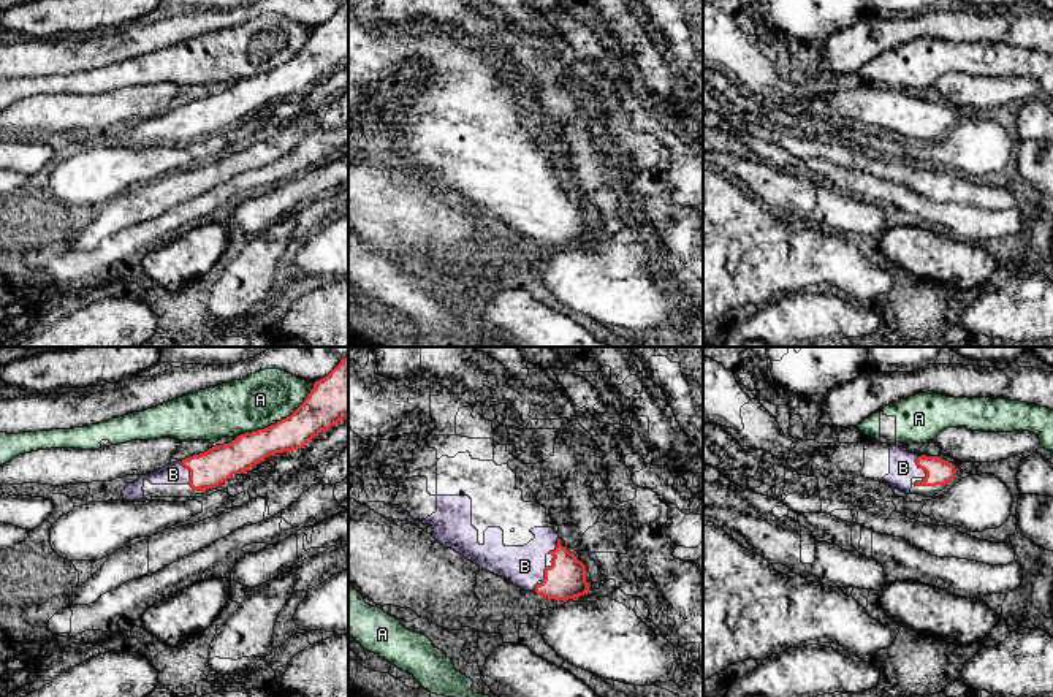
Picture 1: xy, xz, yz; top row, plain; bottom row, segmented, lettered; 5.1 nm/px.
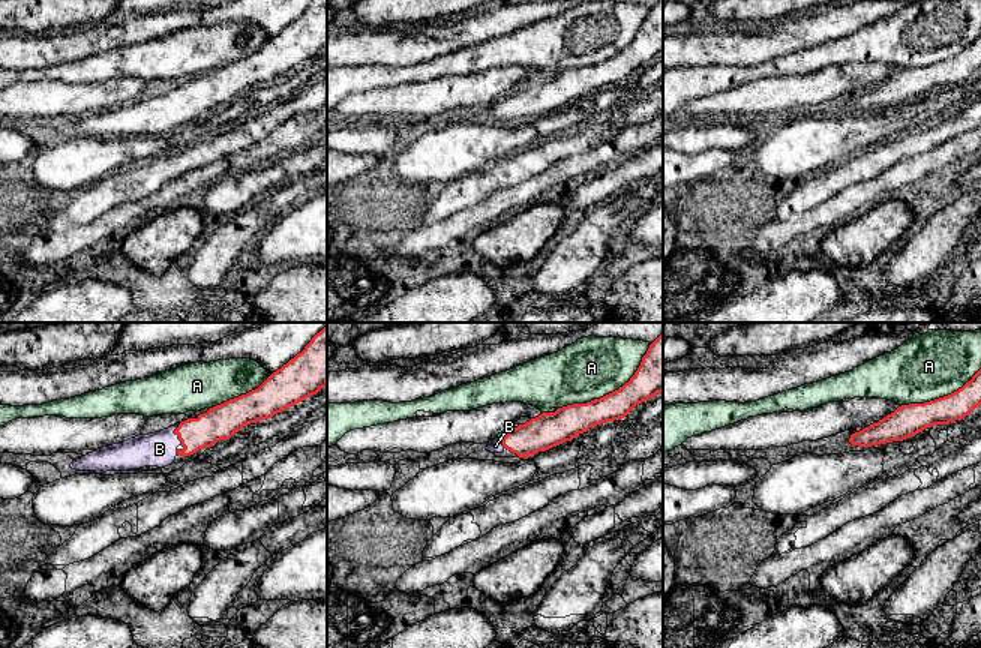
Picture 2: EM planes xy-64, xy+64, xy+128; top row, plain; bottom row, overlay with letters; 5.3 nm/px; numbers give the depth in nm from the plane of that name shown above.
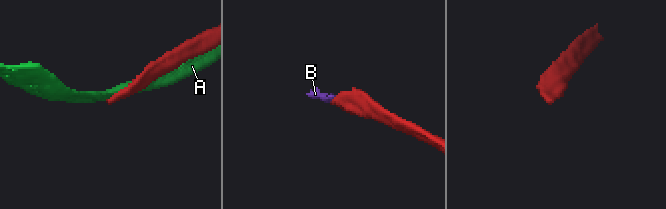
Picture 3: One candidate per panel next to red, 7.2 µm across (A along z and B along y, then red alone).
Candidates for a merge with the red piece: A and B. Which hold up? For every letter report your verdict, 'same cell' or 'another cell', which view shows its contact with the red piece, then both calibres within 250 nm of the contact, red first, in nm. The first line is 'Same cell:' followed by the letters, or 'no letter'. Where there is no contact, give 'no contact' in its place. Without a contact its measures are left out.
Same cell: B
A: another cell | xy | 200/280 nm
B: same cell | yz | 130/140 nm

